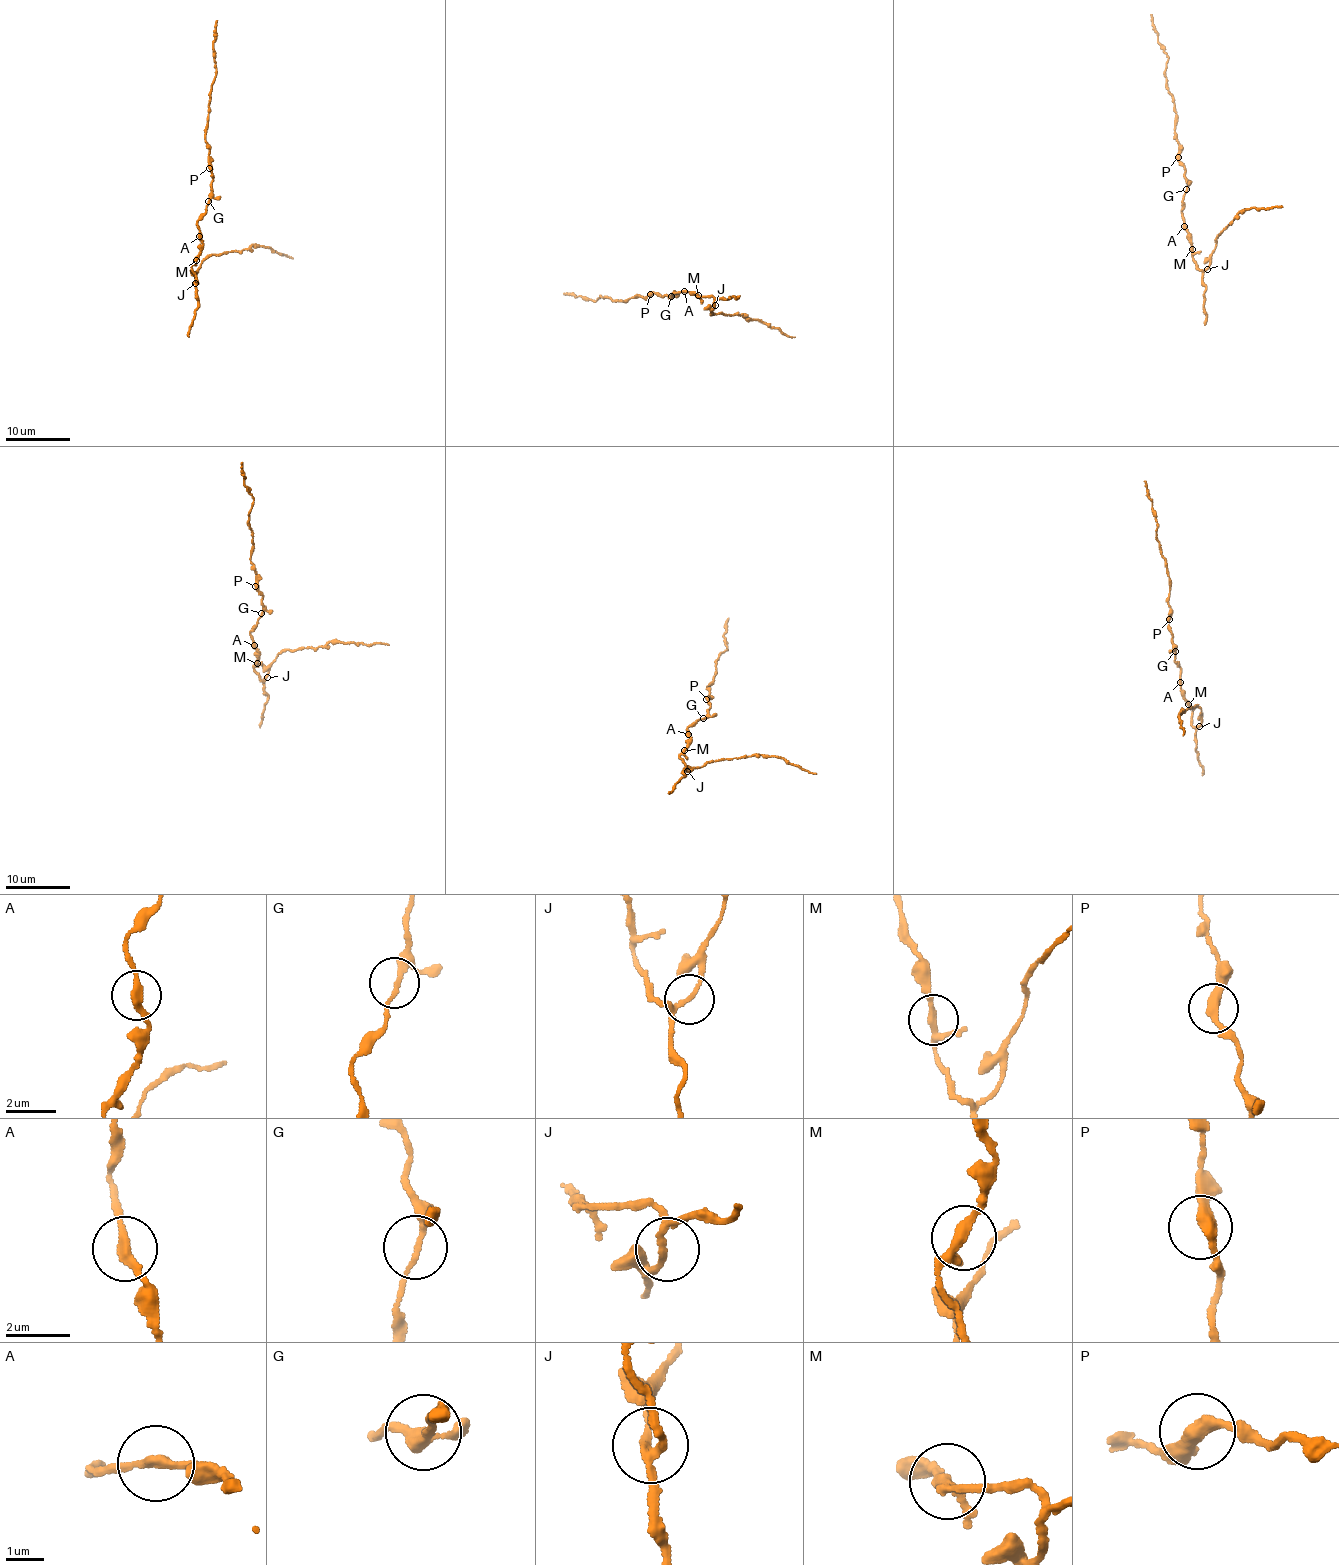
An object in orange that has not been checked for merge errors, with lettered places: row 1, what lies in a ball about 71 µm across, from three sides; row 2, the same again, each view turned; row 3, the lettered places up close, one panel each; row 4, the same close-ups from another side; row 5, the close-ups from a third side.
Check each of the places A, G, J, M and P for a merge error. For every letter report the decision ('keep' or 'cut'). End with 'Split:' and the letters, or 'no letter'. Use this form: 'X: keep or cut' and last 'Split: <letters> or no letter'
A: keep
G: keep
J: keep
M: keep
P: keep
Split: no letter

